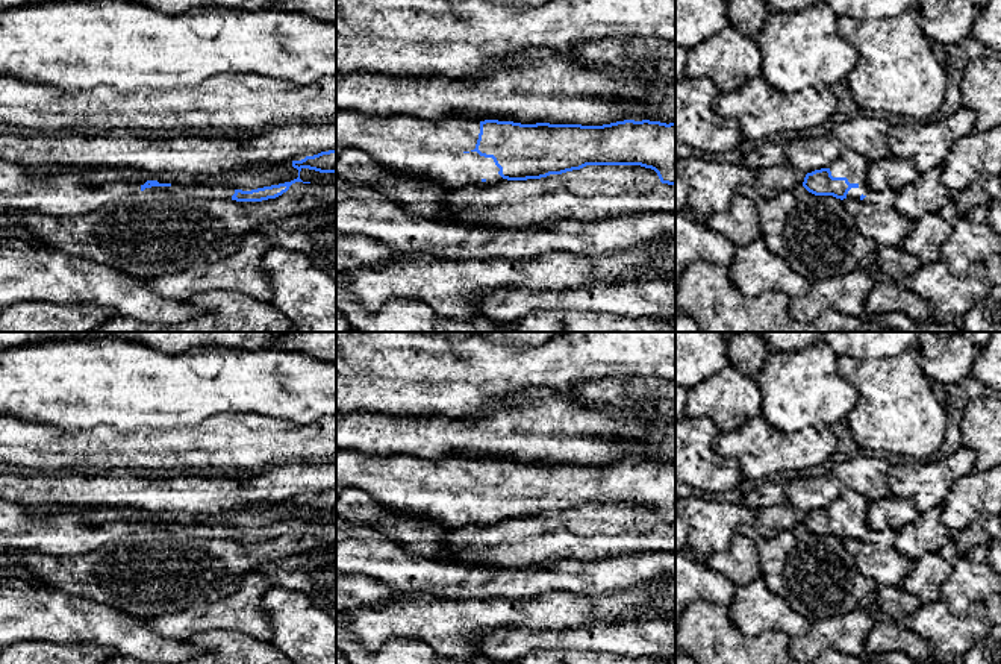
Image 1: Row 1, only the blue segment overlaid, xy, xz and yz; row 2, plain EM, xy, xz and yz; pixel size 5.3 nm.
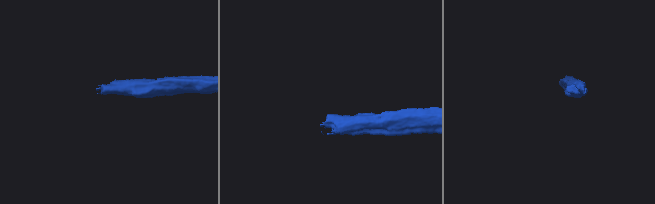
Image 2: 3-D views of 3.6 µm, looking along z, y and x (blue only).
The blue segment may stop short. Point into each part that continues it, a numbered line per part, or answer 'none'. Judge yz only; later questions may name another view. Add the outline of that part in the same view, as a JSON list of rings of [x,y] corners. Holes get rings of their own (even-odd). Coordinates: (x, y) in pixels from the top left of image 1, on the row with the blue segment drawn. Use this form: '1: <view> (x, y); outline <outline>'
1: yz (850, 164); outline [[[844,149],[842,155],[828,167],[833,177],[847,177],[850,183],[857,183],[851,188],[847,199],[859,200],[860,196],[871,193],[866,180],[868,161],[853,150]]]

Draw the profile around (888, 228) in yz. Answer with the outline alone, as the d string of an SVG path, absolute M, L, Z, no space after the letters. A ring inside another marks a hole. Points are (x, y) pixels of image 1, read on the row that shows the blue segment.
M893 189L871 191L863 200L844 199L842 203L863 236L878 247L901 247L915 221L895 209L895 197Z

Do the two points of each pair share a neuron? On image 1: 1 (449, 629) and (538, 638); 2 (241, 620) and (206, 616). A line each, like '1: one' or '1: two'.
1: two
2: one

